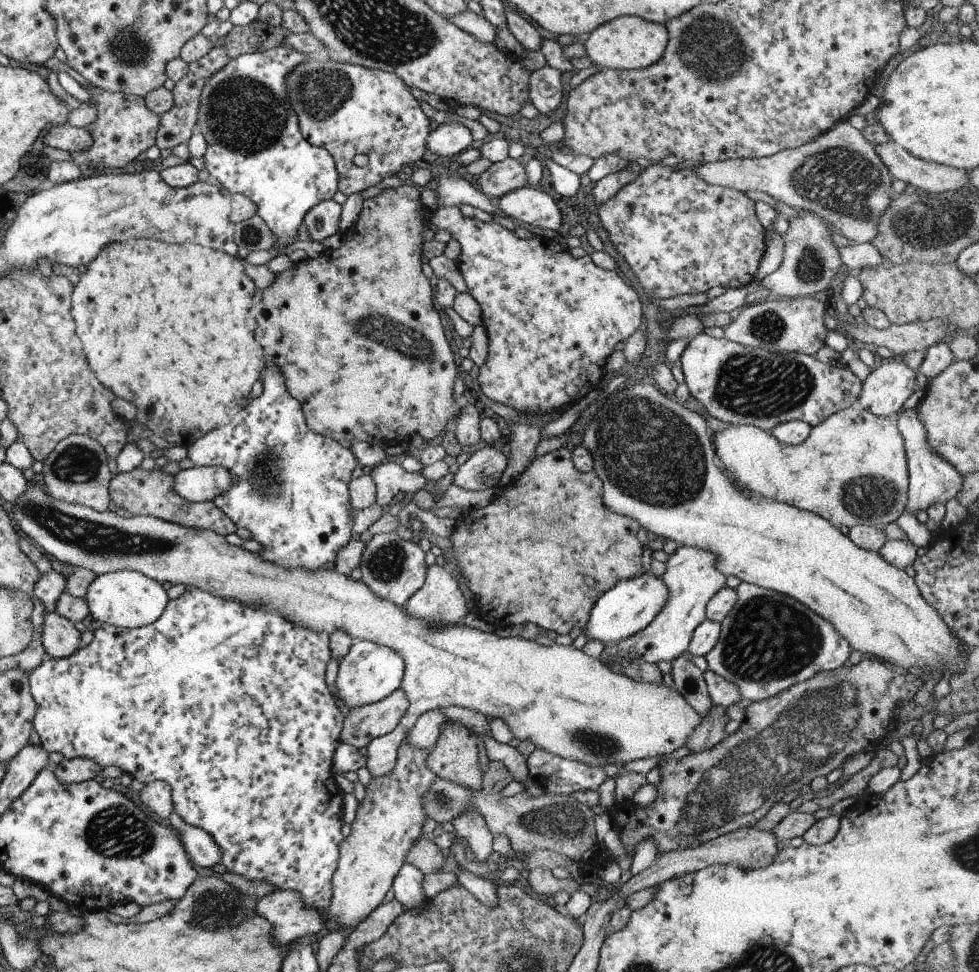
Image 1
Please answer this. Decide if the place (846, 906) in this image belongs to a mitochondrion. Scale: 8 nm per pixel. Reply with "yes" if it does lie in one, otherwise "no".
no

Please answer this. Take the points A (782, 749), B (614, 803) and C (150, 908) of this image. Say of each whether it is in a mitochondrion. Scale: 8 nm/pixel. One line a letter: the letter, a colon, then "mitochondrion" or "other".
A: mitochondrion
B: other
C: other

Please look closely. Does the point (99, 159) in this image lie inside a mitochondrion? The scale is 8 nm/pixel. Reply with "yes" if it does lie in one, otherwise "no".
no

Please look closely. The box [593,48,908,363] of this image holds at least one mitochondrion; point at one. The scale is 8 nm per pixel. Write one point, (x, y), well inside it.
(841, 180)

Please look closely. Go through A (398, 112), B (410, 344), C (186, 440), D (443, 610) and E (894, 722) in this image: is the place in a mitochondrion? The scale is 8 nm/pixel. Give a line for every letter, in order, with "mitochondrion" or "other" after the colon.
A: other
B: mitochondrion
C: other
D: mitochondrion
E: other

